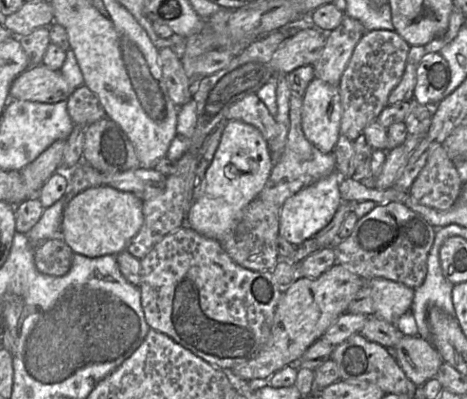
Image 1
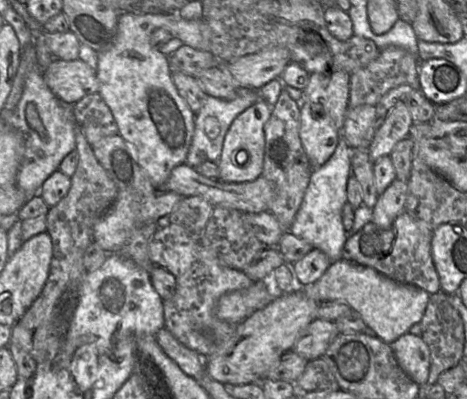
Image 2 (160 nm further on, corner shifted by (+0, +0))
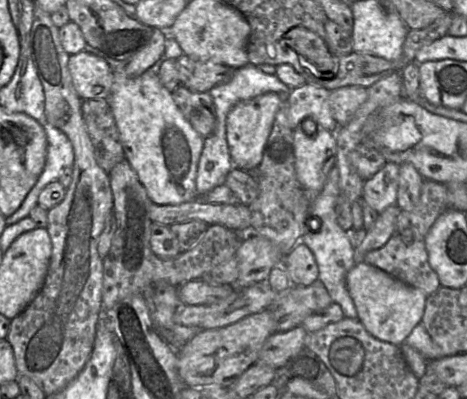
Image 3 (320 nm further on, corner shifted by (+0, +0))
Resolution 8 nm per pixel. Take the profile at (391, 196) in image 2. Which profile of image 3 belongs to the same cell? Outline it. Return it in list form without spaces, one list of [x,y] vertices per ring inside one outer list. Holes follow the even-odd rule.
[[[397,204],[387,207],[378,214],[372,228],[366,231],[362,242],[354,249],[355,263],[361,263],[365,255],[371,251],[381,248],[395,233],[396,218],[400,209]]]

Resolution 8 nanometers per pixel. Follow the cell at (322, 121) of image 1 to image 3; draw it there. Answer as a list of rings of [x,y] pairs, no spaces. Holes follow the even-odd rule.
[[[301,123],[293,130],[295,170],[299,183],[313,196],[318,193],[336,160],[335,134],[317,127],[312,136],[303,131]]]

